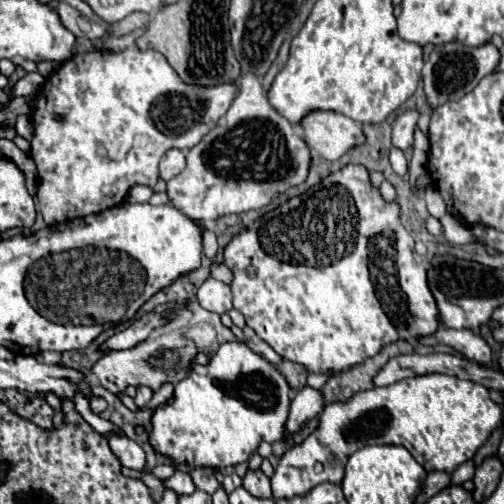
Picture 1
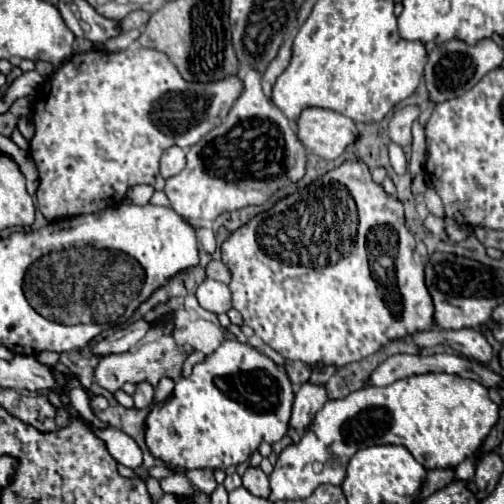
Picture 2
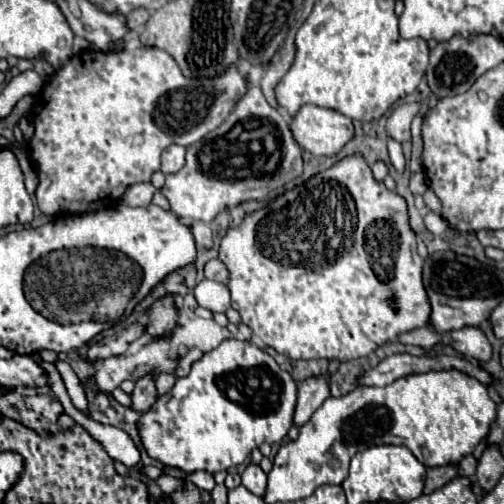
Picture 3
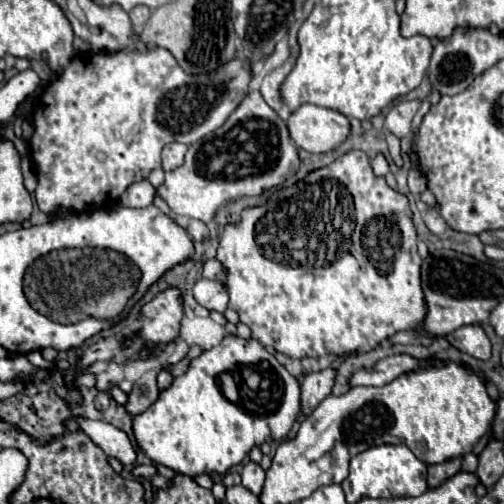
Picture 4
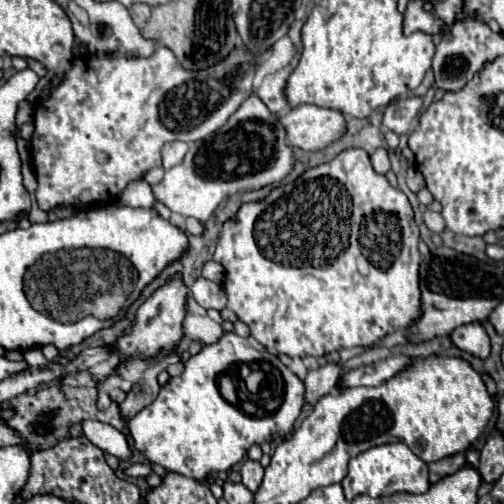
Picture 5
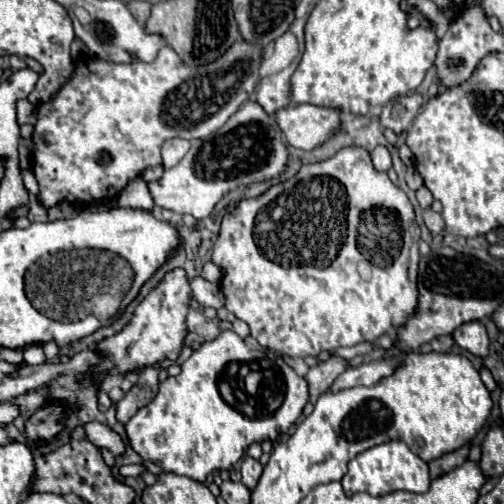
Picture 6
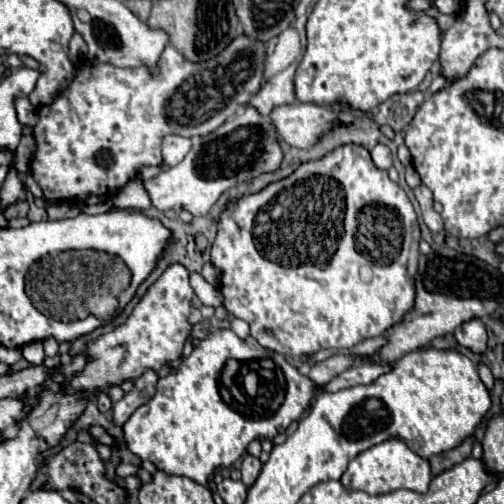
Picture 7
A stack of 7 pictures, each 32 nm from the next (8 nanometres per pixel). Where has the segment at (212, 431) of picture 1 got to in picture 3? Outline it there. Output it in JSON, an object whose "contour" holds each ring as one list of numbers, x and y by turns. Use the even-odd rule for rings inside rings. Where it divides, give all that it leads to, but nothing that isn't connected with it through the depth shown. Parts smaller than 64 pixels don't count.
{"contour":[[224,340,218,348,204,354,202,360,194,362,190,374,186,378,178,378,168,394,158,398,156,404,140,418,138,426,144,448,154,460,160,460,164,466,172,466,182,472,194,472,194,470,218,472,242,464,250,456,250,452,258,448,262,442,268,444,280,442,292,426,294,406,296,406,296,382,282,366,274,362,272,356,268,356,262,348,250,342],[248,374,258,378,256,388,248,384],[226,376,232,376,236,390,242,394,238,402,228,398]]}

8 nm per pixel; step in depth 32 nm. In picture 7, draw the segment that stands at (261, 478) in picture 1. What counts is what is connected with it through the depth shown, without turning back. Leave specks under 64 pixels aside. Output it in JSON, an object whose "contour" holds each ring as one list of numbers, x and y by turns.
{"contour":[[246,454,244,460,242,460,242,468,240,468,242,470,242,482,246,486,252,486,256,482,256,476,260,476,260,468,262,468,260,460,250,456,250,454]]}

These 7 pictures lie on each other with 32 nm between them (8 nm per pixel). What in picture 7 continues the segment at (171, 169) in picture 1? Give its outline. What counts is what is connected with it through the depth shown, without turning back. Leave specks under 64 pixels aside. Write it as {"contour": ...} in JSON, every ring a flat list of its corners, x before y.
{"contour":[[166,136,162,142,162,158,166,166,176,166,180,160,184,160,184,156,188,154,192,146,190,138,182,138,182,136]]}

